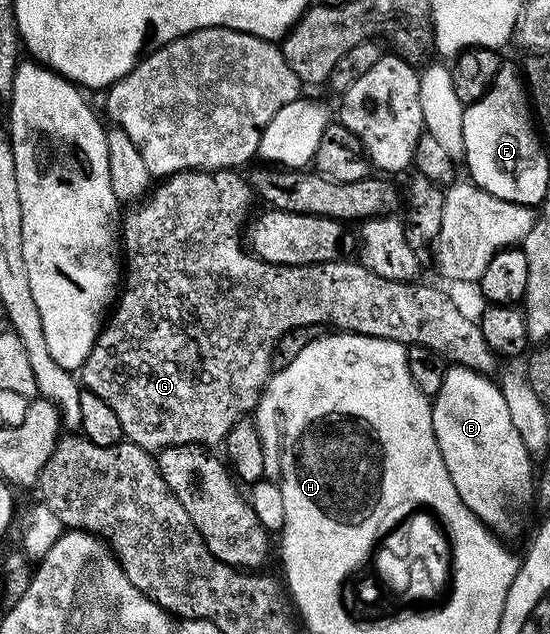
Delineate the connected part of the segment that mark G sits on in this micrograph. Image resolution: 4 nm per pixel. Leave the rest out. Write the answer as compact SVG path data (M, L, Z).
M237 170L181 171L175 175L167 175L147 194L145 199L137 205L131 206L127 210L130 211L127 215L125 212L120 223L120 239L124 244L124 282L121 284L120 294L117 296L112 314L105 320L98 339L94 342L91 355L81 367L80 383L85 390L96 393L96 397L100 397L100 401L106 402L115 411L122 426L122 434L129 442L140 445L151 453L157 453L163 447L175 447L189 443L205 445L210 449L214 449L217 443L218 446L225 444L232 425L236 425L236 421L247 418L257 408L262 388L265 387L266 380L272 374L274 348L278 346L283 337L304 325L325 325L327 323L330 326L327 328L337 329L342 333L391 339L411 347L427 347L436 352L447 364L455 367L467 367L483 373L490 373L490 370L493 369L496 356L484 341L482 330L478 328L477 322L473 318L470 320L438 287L425 287L422 281L412 283L401 283L398 279L388 281L388 277L378 277L364 264L359 261L349 263L345 257L339 257L330 263L313 263L299 267L266 263L258 258L244 246L244 228L248 222L248 216L251 214L250 206L253 203L256 203L256 196L254 190L250 188L250 180Z

